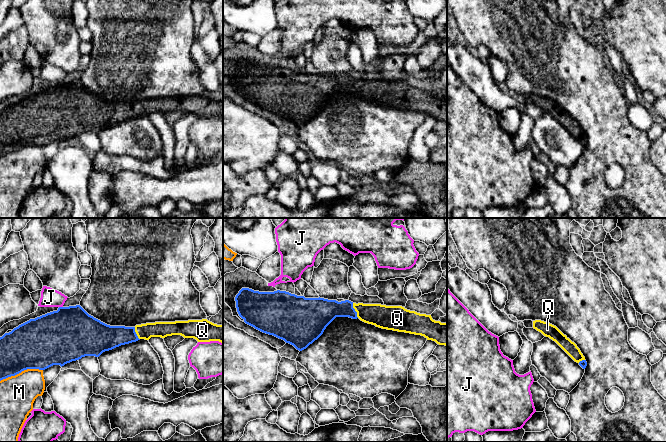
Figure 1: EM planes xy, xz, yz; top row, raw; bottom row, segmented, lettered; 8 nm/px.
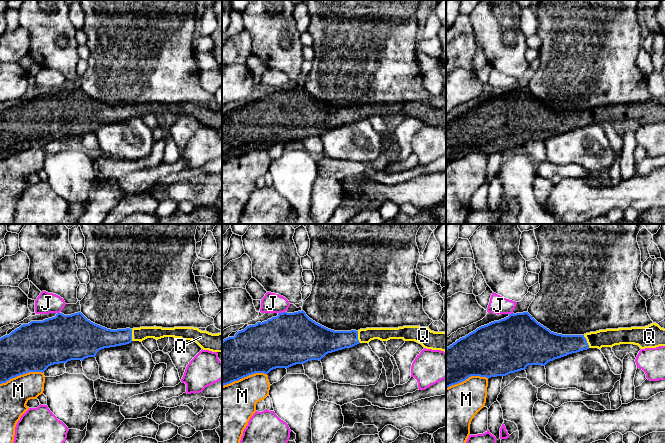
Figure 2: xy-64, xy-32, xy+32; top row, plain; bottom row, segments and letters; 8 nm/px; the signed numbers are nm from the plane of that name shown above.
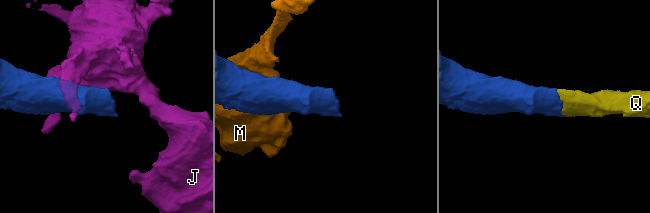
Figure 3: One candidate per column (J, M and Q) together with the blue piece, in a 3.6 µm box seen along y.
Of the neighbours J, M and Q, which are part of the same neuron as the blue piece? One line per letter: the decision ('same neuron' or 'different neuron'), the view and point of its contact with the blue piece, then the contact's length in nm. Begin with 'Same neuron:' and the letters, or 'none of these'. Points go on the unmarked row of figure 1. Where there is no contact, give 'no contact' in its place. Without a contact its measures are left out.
Same neuron: Q
J: different neuron | xy (61, 83) | 30 nm
M: different neuron | xy (21, 147) | 360 nm
Q: same neuron | xz (354, 86) | 130 nm

